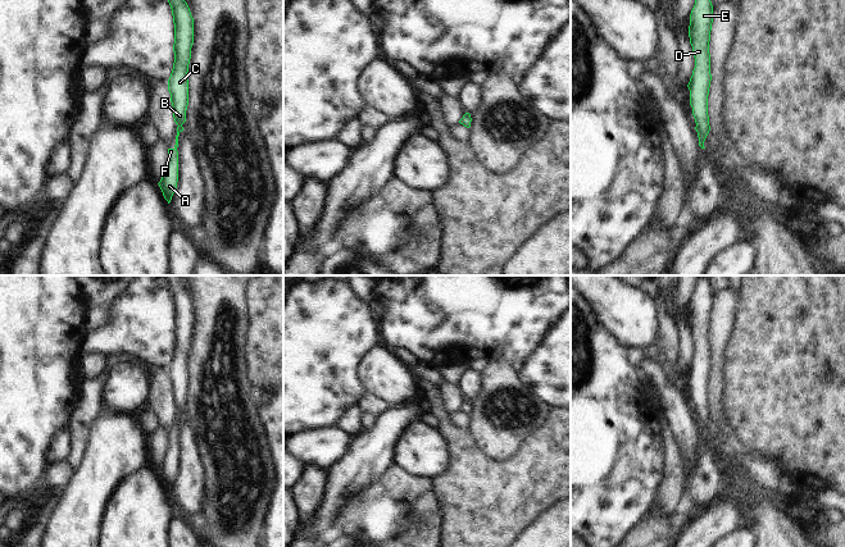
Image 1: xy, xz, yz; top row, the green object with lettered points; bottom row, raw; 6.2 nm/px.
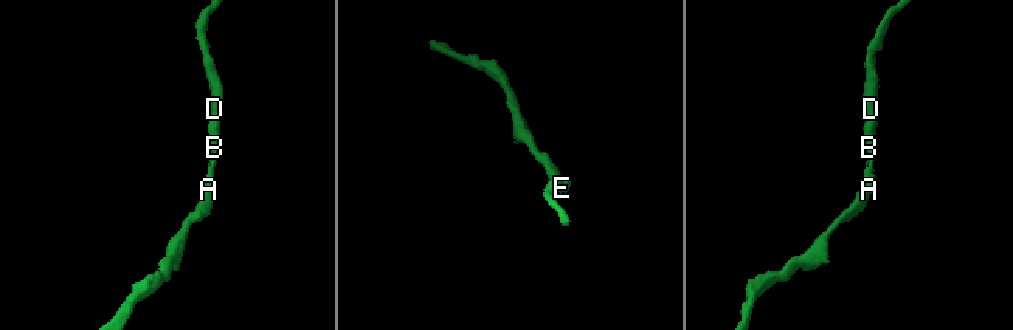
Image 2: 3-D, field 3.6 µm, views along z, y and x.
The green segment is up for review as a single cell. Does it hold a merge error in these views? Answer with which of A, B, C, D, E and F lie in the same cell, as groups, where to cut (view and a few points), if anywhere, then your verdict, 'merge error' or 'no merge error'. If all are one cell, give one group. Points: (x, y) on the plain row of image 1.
A B C D E F | no cut | no merge error

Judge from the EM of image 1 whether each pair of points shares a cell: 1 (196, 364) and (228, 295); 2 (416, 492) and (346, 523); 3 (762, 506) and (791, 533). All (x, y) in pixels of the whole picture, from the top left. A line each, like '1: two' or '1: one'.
1: one
2: one
3: one

